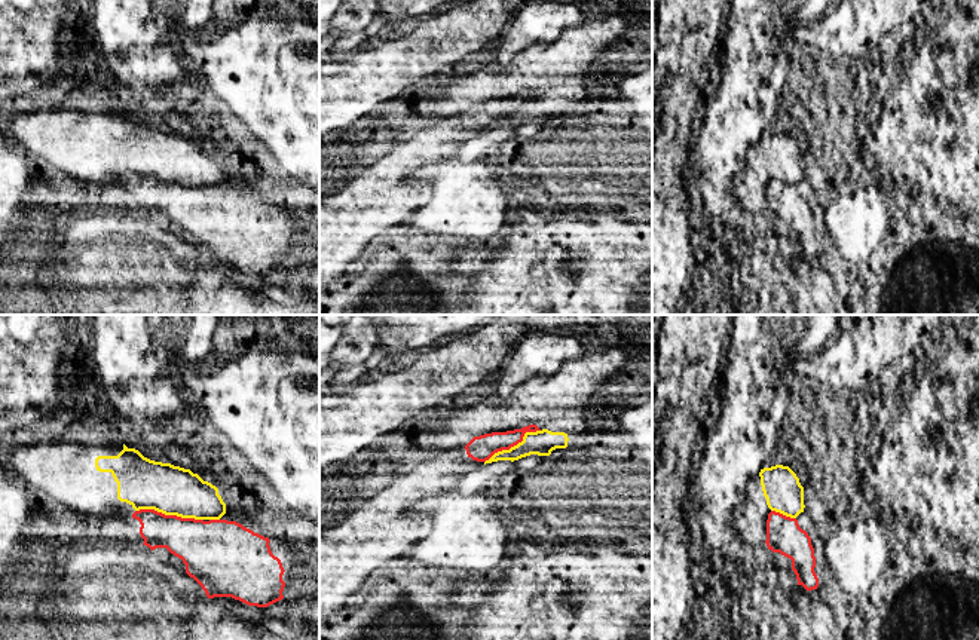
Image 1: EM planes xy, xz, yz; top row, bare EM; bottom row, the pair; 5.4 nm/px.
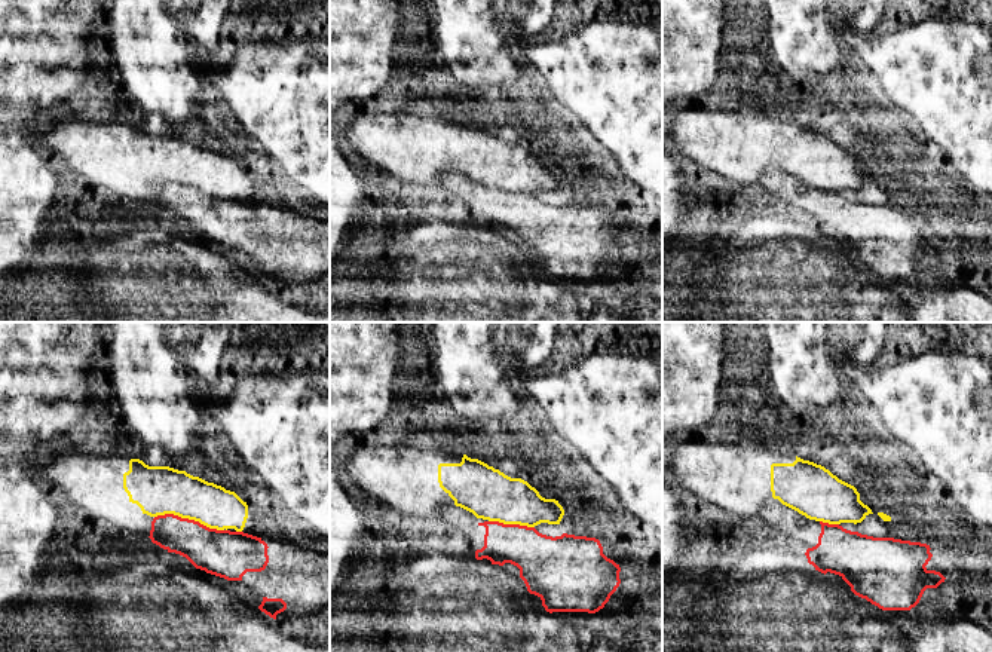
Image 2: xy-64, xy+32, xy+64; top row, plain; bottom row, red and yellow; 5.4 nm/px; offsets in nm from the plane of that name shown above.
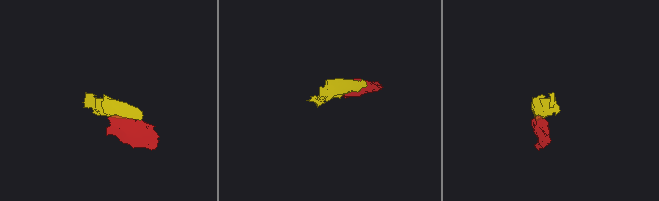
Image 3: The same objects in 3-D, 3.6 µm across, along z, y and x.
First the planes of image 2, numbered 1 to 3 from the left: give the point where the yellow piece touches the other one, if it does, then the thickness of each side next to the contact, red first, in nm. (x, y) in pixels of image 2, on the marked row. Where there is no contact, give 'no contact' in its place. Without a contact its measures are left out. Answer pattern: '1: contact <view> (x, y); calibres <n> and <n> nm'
1: contact xy-64 (187, 519); calibres 240 and 260 nm
2: contact xy+32 (511, 525); calibres 260 and 280 nm
3: contact xy+64 (829, 525); calibres 280 and 280 nm

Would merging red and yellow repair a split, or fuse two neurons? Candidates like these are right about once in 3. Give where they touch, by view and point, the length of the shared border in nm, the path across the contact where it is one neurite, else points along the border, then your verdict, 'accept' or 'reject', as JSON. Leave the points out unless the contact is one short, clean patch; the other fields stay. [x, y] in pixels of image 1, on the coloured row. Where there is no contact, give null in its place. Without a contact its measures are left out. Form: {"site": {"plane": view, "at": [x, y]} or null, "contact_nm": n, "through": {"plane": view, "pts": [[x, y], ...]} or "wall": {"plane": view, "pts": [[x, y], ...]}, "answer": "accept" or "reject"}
{"site": {"plane": "xy", "at": [170, 516]}, "contact_nm": 380, "answer": "reject"}

